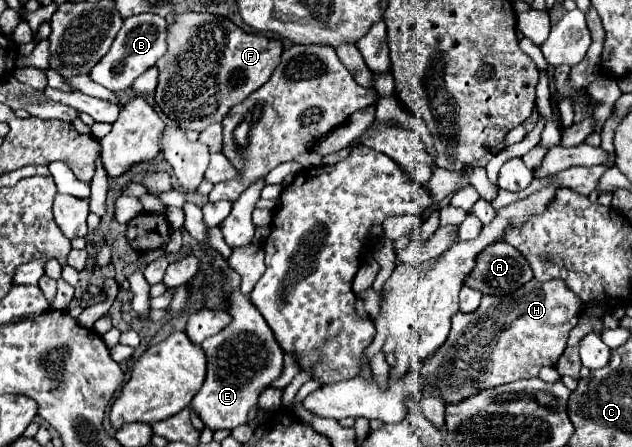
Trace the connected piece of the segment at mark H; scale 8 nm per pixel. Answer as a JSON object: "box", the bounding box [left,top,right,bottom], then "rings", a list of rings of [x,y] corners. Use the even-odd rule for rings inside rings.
{"box":[414,279,584,401],"rings":[[[532,279],[524,287],[514,291],[512,295],[484,297],[476,311],[456,313],[452,317],[450,337],[436,351],[436,355],[432,355],[420,365],[418,363],[414,365],[416,367],[414,373],[418,373],[418,379],[422,385],[420,395],[440,395],[446,401],[460,401],[482,389],[512,383],[522,377],[538,377],[540,367],[558,363],[560,355],[566,349],[568,333],[576,327],[582,309],[584,307],[580,297],[574,291],[570,291],[564,283],[560,283],[560,279],[552,279],[546,283]]]}

